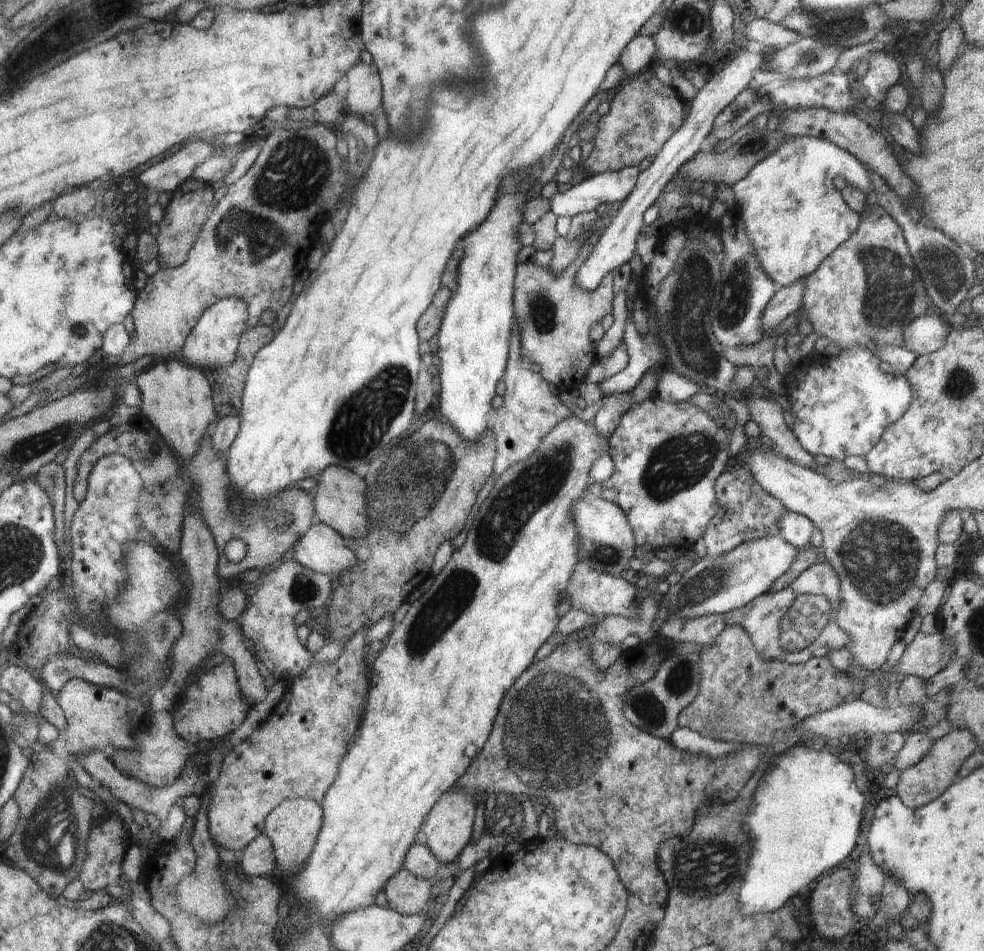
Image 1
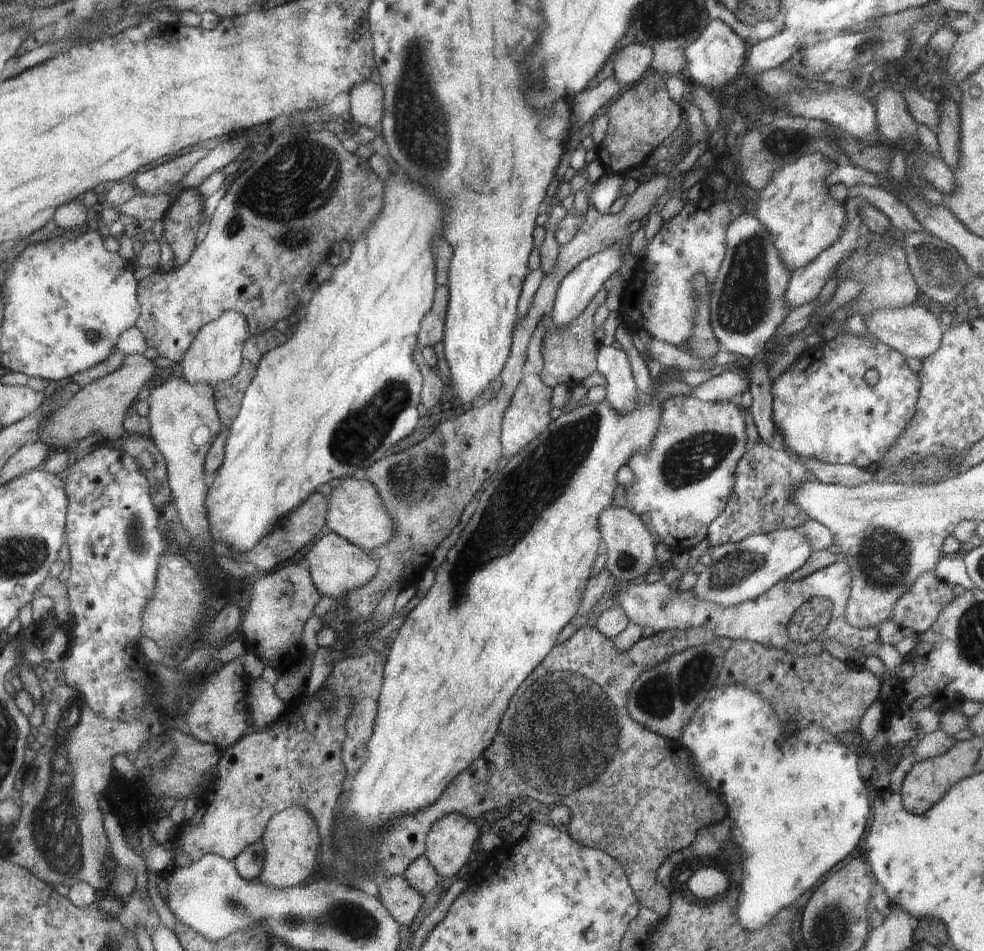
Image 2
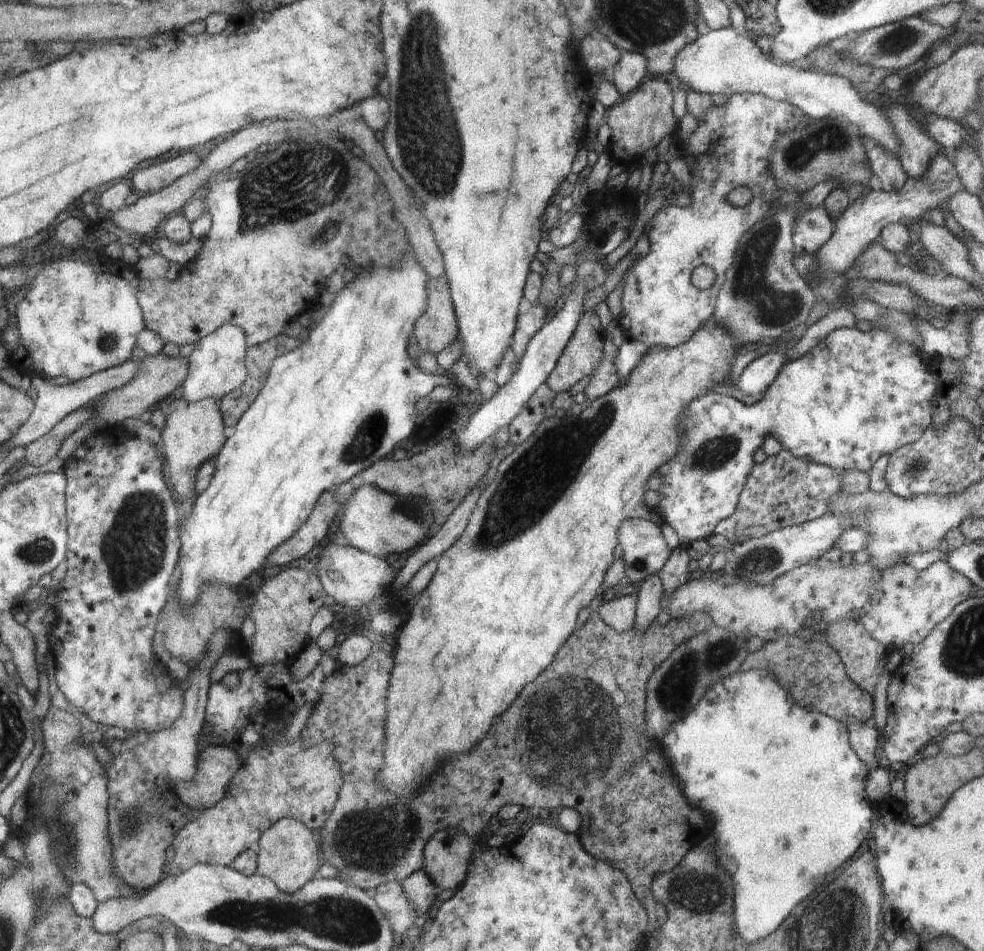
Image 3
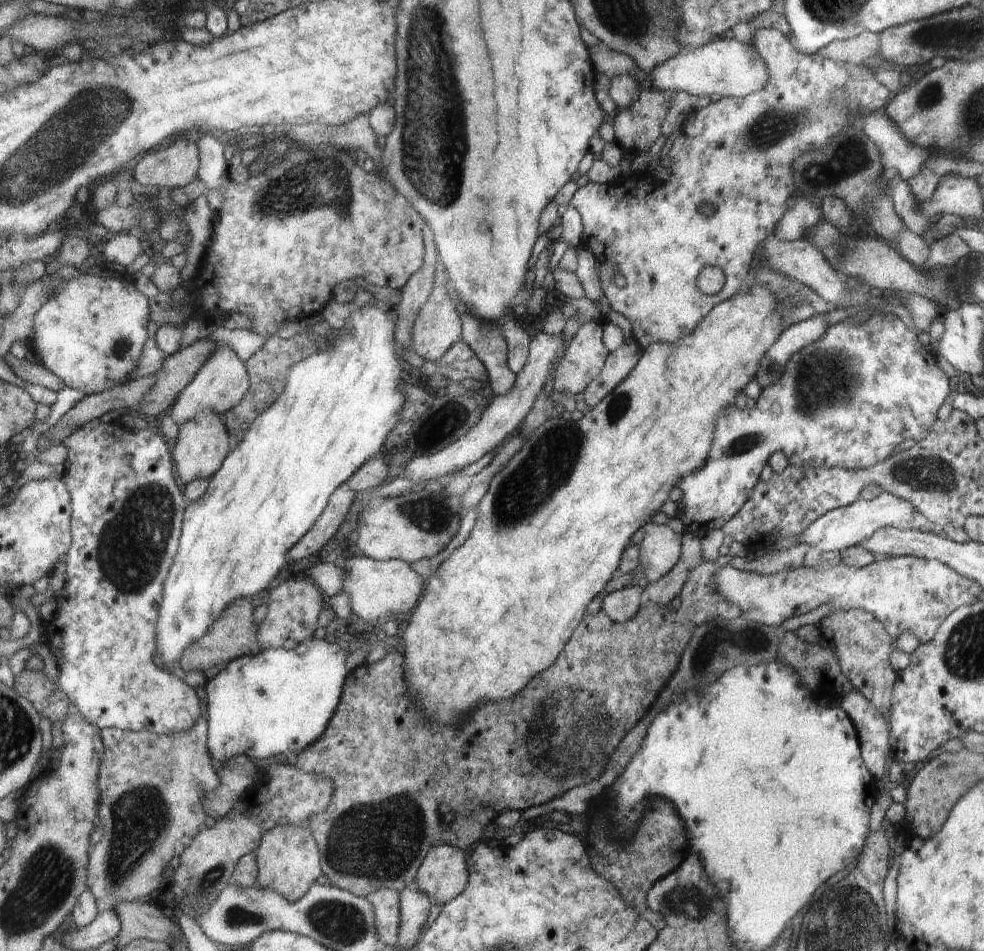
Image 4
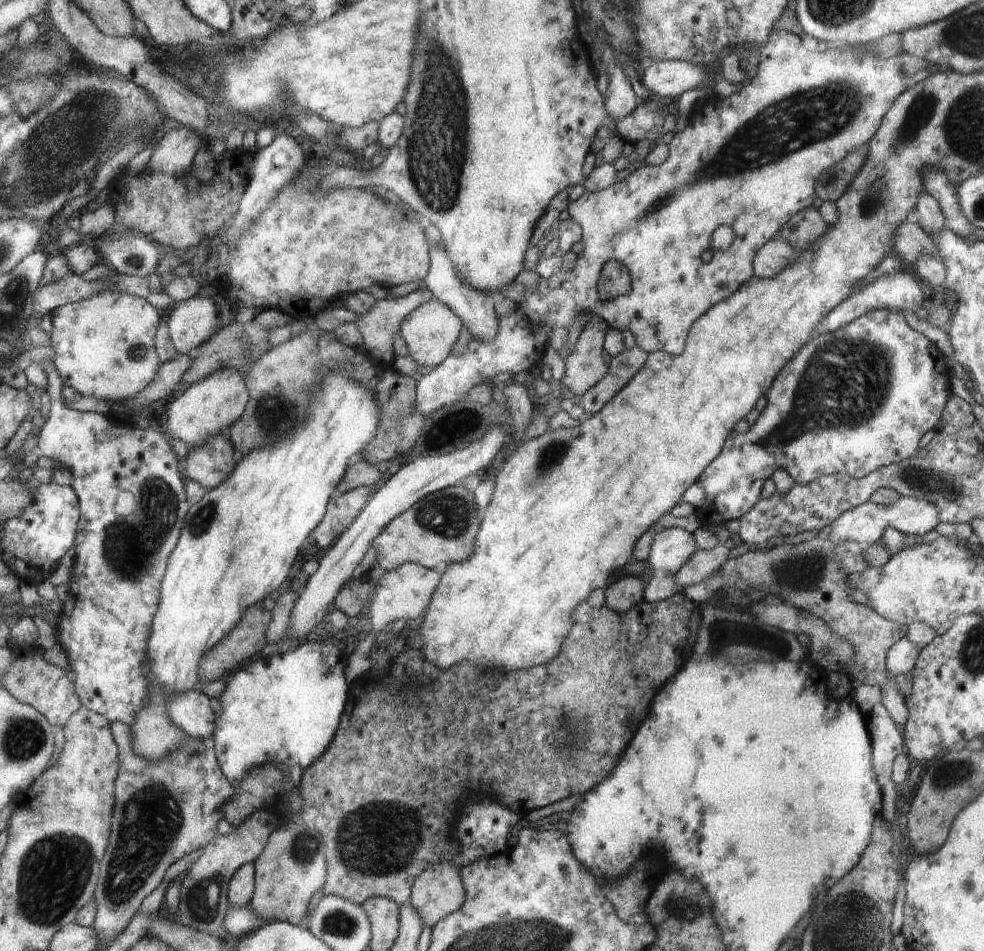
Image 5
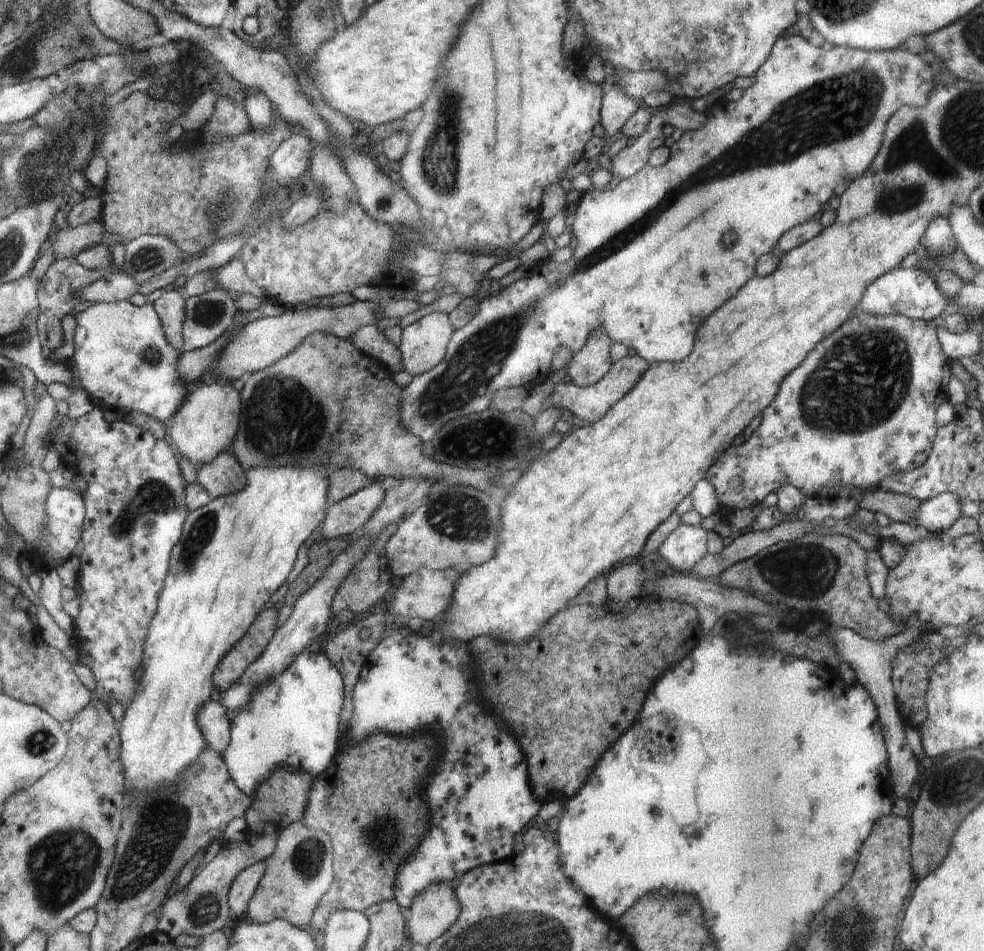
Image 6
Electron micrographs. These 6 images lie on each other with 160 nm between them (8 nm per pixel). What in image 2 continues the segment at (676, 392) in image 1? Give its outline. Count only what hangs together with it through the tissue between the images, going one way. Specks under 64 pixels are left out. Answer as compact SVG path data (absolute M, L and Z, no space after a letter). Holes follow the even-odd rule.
M728 367L722 368L721 373L703 384L693 387L691 395L701 401L722 401L739 403L741 394L749 390L749 379L741 375L742 371L730 371Z

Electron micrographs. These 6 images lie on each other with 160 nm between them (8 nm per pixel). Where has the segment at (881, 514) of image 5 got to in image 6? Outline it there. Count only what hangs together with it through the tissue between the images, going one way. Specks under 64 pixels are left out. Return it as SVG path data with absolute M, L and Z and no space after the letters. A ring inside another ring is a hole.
M946 492L934 499L920 502L918 512L914 514L918 526L928 533L941 533L962 517L962 502L954 492Z

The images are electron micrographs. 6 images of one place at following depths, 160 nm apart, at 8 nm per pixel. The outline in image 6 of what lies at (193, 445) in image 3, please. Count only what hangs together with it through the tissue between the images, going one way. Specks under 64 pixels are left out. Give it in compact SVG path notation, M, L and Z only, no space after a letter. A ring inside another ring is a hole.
M223 451L217 459L197 468L197 483L208 492L211 499L242 491L246 487L244 470L230 451Z

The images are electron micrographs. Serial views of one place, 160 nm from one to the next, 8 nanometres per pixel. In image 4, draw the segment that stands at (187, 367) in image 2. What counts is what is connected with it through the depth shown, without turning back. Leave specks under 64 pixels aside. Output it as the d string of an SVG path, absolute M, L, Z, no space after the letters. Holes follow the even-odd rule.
M217 344L214 355L206 360L204 367L197 373L196 379L181 394L181 399L170 410L170 418L178 427L183 426L188 420L193 420L200 412L212 410L224 414L232 406L236 406L248 388L252 387L249 380L246 364L241 357L232 349L230 344Z

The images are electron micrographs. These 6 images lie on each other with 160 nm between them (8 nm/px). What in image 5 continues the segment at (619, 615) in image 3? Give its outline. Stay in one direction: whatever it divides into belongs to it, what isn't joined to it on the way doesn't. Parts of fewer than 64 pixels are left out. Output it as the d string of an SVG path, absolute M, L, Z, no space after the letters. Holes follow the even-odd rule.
M624 575L612 581L605 589L605 606L616 613L631 610L644 599L644 584L634 576Z

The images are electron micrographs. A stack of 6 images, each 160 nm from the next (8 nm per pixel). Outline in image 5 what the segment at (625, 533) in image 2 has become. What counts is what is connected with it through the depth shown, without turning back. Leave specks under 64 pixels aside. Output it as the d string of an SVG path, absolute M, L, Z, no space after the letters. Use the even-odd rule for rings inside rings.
M666 528L654 533L652 544L650 544L650 555L647 559L650 568L652 568L653 577L649 586L645 588L644 600L647 602L664 601L670 596L683 592L684 588L676 582L677 573L693 557L694 552L696 552L696 544L687 530Z

